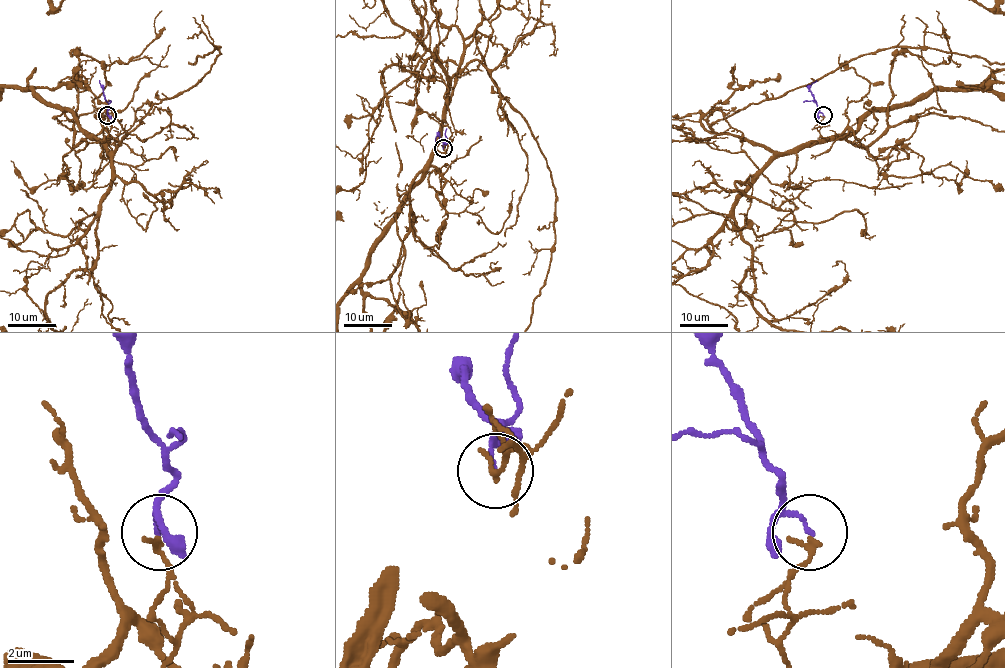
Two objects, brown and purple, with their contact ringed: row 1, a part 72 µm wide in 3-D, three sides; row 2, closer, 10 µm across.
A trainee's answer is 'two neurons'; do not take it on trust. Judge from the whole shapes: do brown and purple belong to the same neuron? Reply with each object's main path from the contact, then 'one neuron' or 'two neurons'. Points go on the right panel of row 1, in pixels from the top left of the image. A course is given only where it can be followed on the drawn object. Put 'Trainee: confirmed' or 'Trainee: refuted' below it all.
purple runs (823, 115), (809, 89), (816, 81); two neurons
Trainee: confirmed

